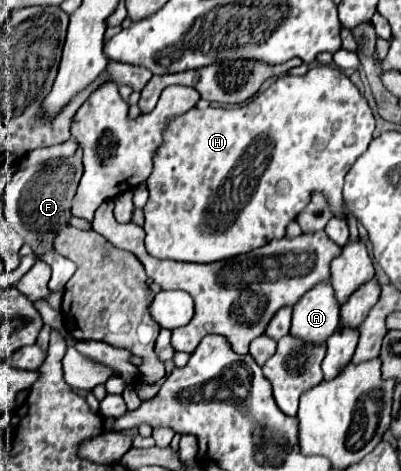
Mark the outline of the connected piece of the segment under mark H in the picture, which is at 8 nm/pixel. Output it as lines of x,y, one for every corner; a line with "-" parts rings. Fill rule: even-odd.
315,65
301,77
283,75
267,91
263,91
261,95
253,97
249,103
239,105
239,107
207,107
203,111
191,109
191,111
183,113
181,117
171,121
171,125
163,137
163,145
159,147
159,151
155,155
153,173
147,179
149,201
143,209
145,211
145,233
147,233
145,247
147,247
147,251
157,259
173,259
173,261
189,261
189,263
213,263
213,261
233,259
237,255
259,249
273,239
283,239
287,223
297,219
297,215
309,205
311,195
315,191
323,191
333,215
347,221
347,215
343,211
343,205
345,205
343,181
345,181
345,175
351,169
351,165
357,161
357,157
365,153
367,145
373,139
373,131
375,131
375,117
371,113
367,99
361,95
361,91
351,83
351,79
345,73
341,73
339,69
329,67
329,65

